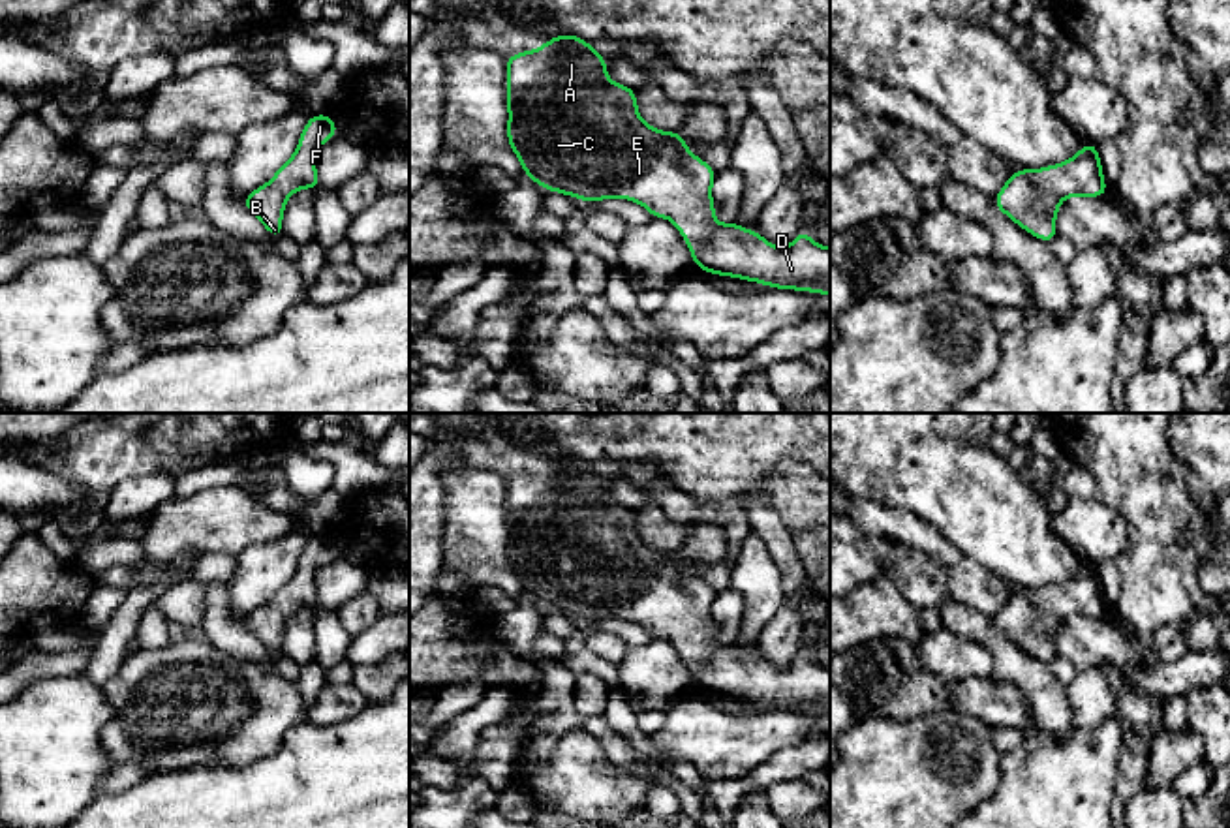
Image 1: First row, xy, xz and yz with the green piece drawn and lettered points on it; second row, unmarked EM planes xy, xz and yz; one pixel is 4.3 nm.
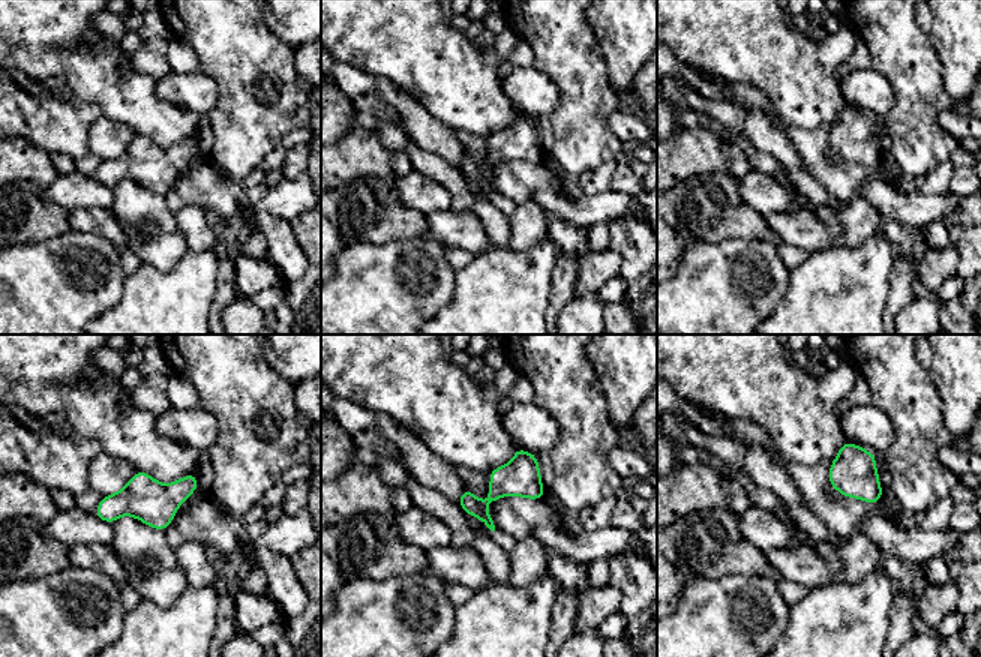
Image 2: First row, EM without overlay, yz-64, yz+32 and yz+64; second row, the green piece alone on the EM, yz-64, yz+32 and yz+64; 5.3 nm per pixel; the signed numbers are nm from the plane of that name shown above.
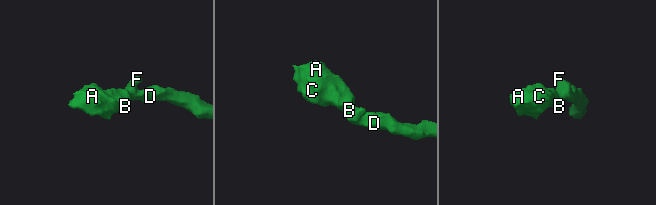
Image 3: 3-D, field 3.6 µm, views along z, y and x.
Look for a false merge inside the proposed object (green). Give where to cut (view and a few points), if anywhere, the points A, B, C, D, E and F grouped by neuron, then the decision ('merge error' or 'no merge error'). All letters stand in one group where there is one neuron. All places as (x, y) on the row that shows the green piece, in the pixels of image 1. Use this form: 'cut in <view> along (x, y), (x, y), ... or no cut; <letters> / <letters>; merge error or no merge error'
no cut; A B C D E F; no merge error

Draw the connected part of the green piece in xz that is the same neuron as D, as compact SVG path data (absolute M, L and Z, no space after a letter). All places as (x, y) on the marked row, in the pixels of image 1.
M569 32L546 39L537 51L520 51L503 58L503 62L507 68L507 141L520 160L526 178L545 190L593 205L610 197L642 205L653 218L667 218L680 229L693 263L706 274L742 278L776 289L830 295L830 248L815 244L806 229L787 248L777 250L757 229L747 231L738 222L717 223L714 220L712 184L717 171L687 150L685 137L680 131L661 131L640 118L637 90L605 75L607 58L597 54L590 41Z

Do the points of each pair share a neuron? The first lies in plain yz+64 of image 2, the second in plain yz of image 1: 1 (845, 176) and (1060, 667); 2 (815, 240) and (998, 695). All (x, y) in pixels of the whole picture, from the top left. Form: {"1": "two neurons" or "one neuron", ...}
{"1": "two neurons", "2": "one neuron"}

